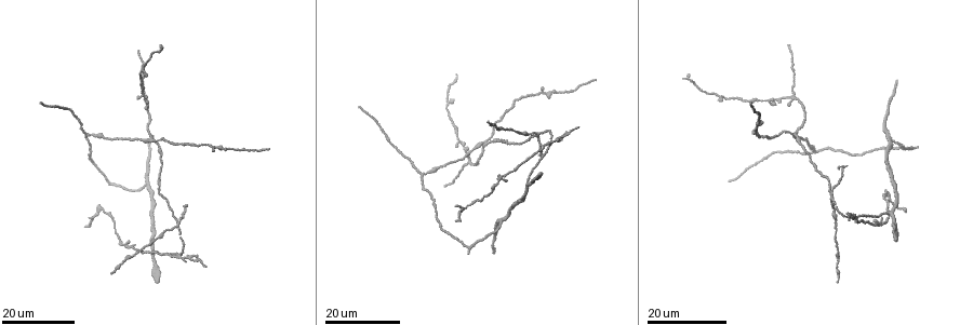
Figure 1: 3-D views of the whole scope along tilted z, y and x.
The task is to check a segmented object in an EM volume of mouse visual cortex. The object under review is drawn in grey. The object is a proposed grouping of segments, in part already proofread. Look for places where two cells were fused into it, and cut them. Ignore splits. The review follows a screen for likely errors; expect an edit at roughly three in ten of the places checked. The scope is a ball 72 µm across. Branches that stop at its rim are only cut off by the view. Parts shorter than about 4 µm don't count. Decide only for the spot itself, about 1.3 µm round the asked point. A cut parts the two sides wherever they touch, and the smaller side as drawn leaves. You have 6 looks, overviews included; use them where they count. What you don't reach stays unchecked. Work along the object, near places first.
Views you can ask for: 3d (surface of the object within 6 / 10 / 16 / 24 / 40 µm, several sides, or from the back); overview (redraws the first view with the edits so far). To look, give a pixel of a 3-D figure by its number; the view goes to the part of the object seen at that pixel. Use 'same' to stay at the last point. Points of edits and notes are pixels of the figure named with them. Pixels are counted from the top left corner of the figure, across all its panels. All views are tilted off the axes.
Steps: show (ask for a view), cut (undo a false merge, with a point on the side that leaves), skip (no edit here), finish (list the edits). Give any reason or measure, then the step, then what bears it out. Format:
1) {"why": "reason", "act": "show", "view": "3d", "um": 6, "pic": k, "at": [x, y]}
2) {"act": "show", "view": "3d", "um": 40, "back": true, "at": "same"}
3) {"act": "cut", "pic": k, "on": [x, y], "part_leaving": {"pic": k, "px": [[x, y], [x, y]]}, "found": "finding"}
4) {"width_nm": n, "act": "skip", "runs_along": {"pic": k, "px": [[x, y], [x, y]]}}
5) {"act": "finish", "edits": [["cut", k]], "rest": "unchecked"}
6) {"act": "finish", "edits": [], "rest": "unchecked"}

{"why": "a fork", "act": "show", "view": "3d", "um": 16, "pic": 1, "at": [175, 257]}

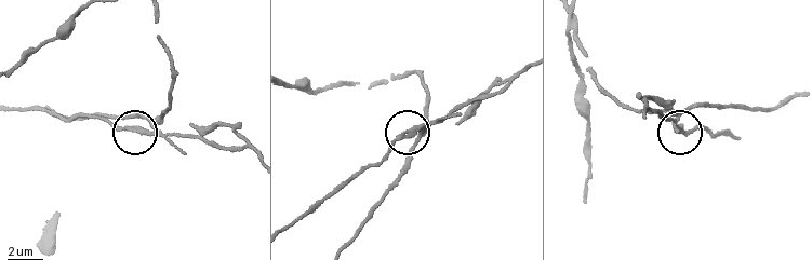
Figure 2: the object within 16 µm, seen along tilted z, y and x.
{"act": "show", "view": "3d", "um": 10, "pic": 2, "at": [421, 128]}

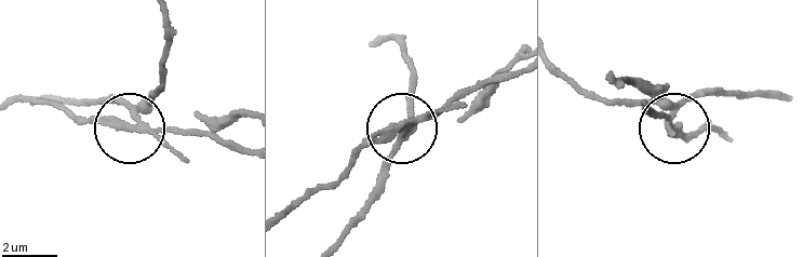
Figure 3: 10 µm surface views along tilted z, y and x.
{"act": "show", "view": "3d", "um": 10, "back": true, "pic": 3, "at": [125, 126]}

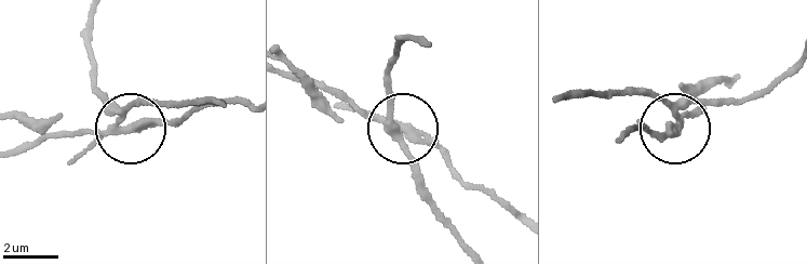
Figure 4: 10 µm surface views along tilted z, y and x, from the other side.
{"arms": 3, "act": "cut", "pic": 4, "on": [149, 122], "part_leaving": {"pic": 4, "px": [[115, 133], [245, 98]]}, "found": "a second cell is stuck on"}

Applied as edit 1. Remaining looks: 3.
{"act": "show", "view": "overview"}

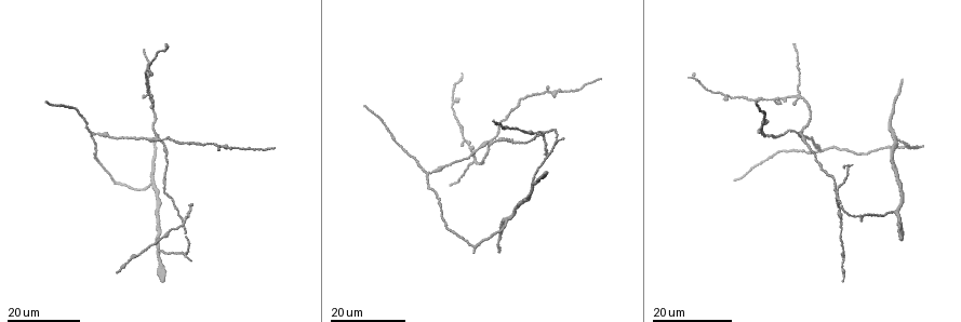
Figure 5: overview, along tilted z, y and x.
{"why": "three arms meet", "act": "show", "view": "3d", "um": 16, "pic": 5, "at": [182, 222]}

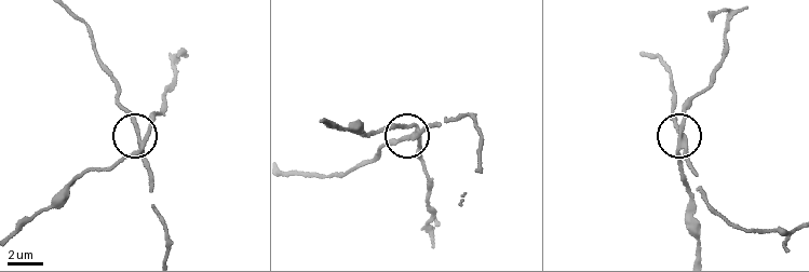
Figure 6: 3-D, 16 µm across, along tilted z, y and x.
{"act": "show", "view": "3d", "um": 10, "pic": 6, "at": [149, 136]}

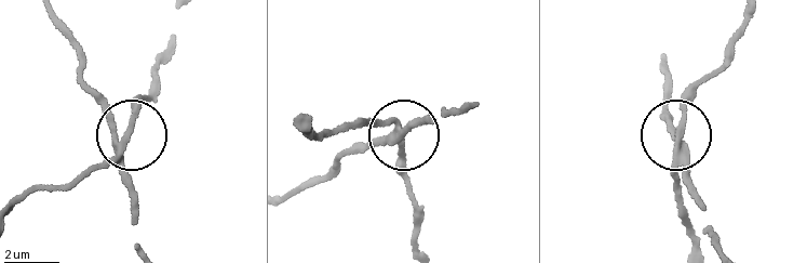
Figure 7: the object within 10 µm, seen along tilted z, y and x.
{"side_arm_um": 10, "act": "cut", "pic": 7, "on": [134, 119], "part_leaving": {"pic": 7, "px": [[120, 153], [64, 183], [35, 188], [18, 202]]}, "found": "two cells meet here"}

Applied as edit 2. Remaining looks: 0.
{"act": "finish", "edits": [["cut", 4], ["cut", 7]], "rest": "unchecked"}

